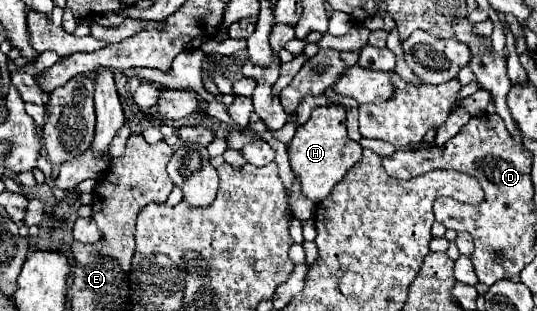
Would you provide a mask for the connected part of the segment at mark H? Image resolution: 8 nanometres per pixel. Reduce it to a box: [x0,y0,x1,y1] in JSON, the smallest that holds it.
[287,105,361,203]

